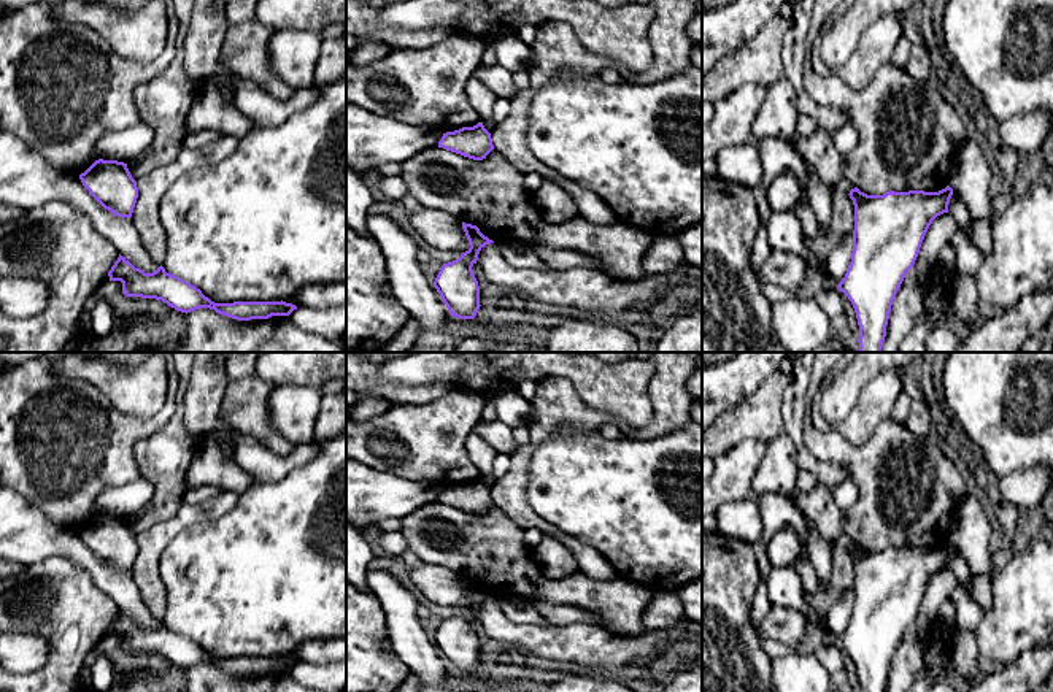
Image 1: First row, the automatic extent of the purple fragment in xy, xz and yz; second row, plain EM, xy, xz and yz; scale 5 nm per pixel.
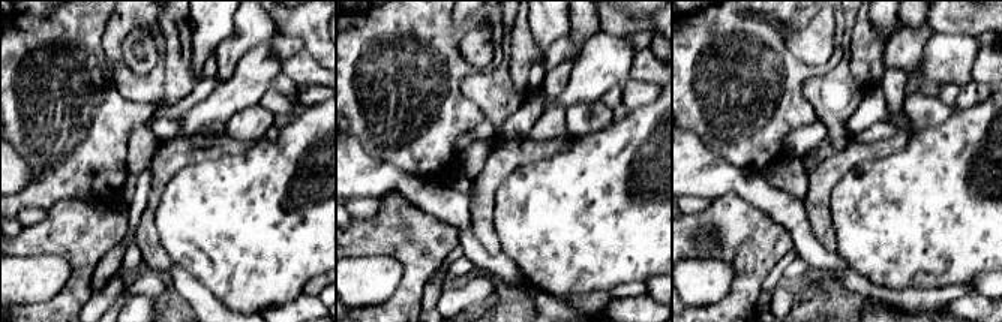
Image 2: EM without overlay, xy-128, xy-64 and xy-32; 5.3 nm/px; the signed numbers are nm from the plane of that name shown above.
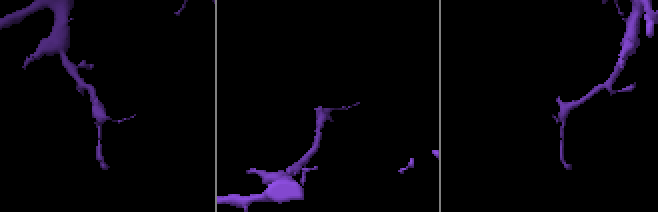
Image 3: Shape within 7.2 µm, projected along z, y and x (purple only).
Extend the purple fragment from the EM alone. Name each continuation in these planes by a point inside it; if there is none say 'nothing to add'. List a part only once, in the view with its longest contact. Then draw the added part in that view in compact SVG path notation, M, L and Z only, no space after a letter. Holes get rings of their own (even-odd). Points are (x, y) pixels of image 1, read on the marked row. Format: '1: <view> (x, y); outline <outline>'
nothing to add

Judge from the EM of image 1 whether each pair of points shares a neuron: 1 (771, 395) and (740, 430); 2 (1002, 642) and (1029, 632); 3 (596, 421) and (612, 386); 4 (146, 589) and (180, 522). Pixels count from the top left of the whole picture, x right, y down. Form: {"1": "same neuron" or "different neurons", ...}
{"1": "same neuron", "2": "same neuron", "3": "different neurons", "4": "same neuron"}

